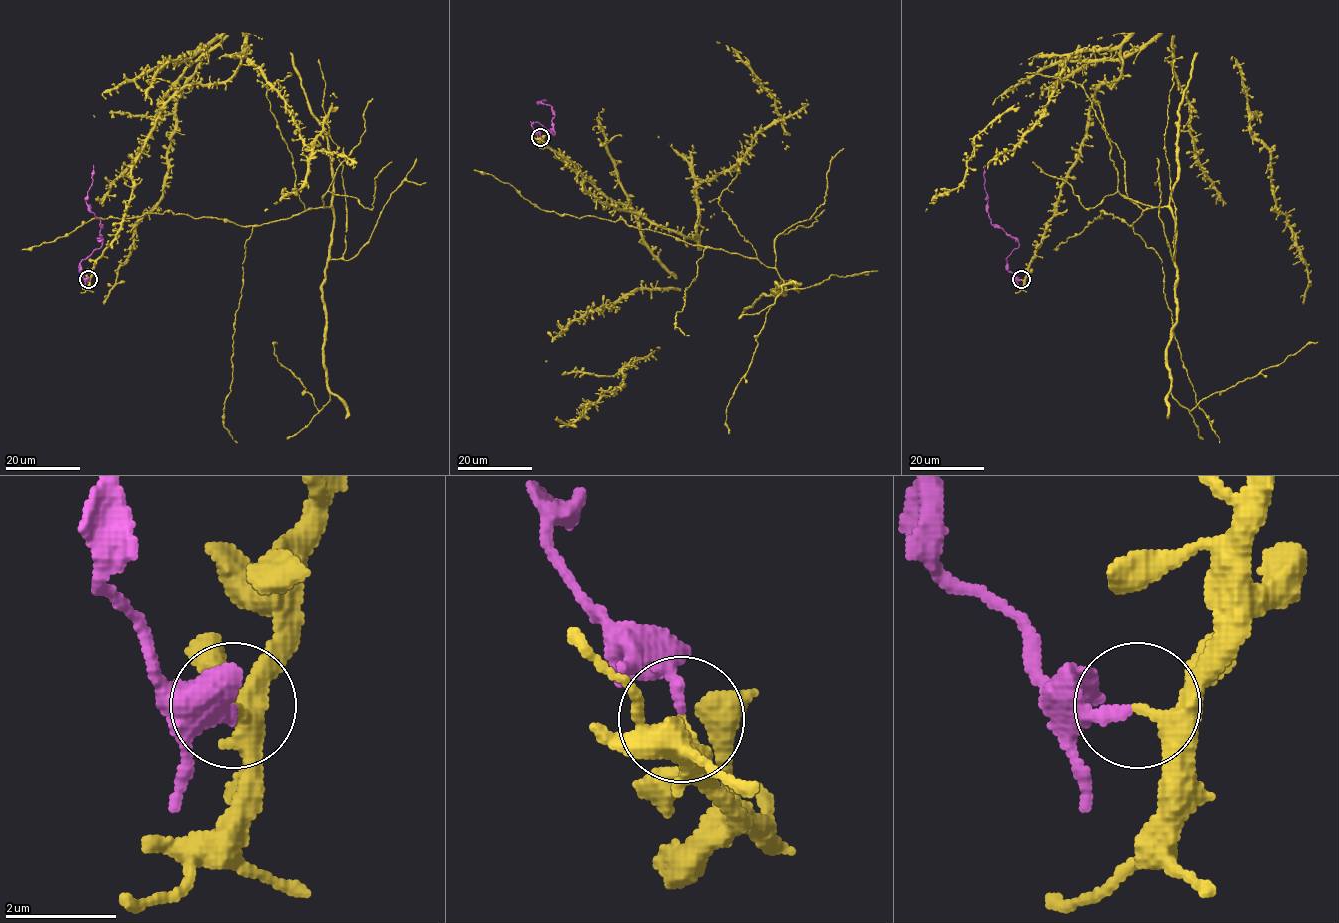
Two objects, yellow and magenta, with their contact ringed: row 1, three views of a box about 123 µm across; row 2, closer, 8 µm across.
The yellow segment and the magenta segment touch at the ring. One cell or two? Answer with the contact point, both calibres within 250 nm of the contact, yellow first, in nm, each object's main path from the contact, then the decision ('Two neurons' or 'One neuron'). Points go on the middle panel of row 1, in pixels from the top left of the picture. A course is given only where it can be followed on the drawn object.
Place: (540, 137). Thickness 240 nm (yellow) against 200 nm. Course of yellow: (540, 137), (598, 201), (684, 236), (697, 188), (734, 177), (718, 203), (786, 289), (729, 433). Course of magenta: (540, 137), (532, 123), (538, 122), (554, 134), (552, 107), (537, 104), (545, 100). Two neurons

